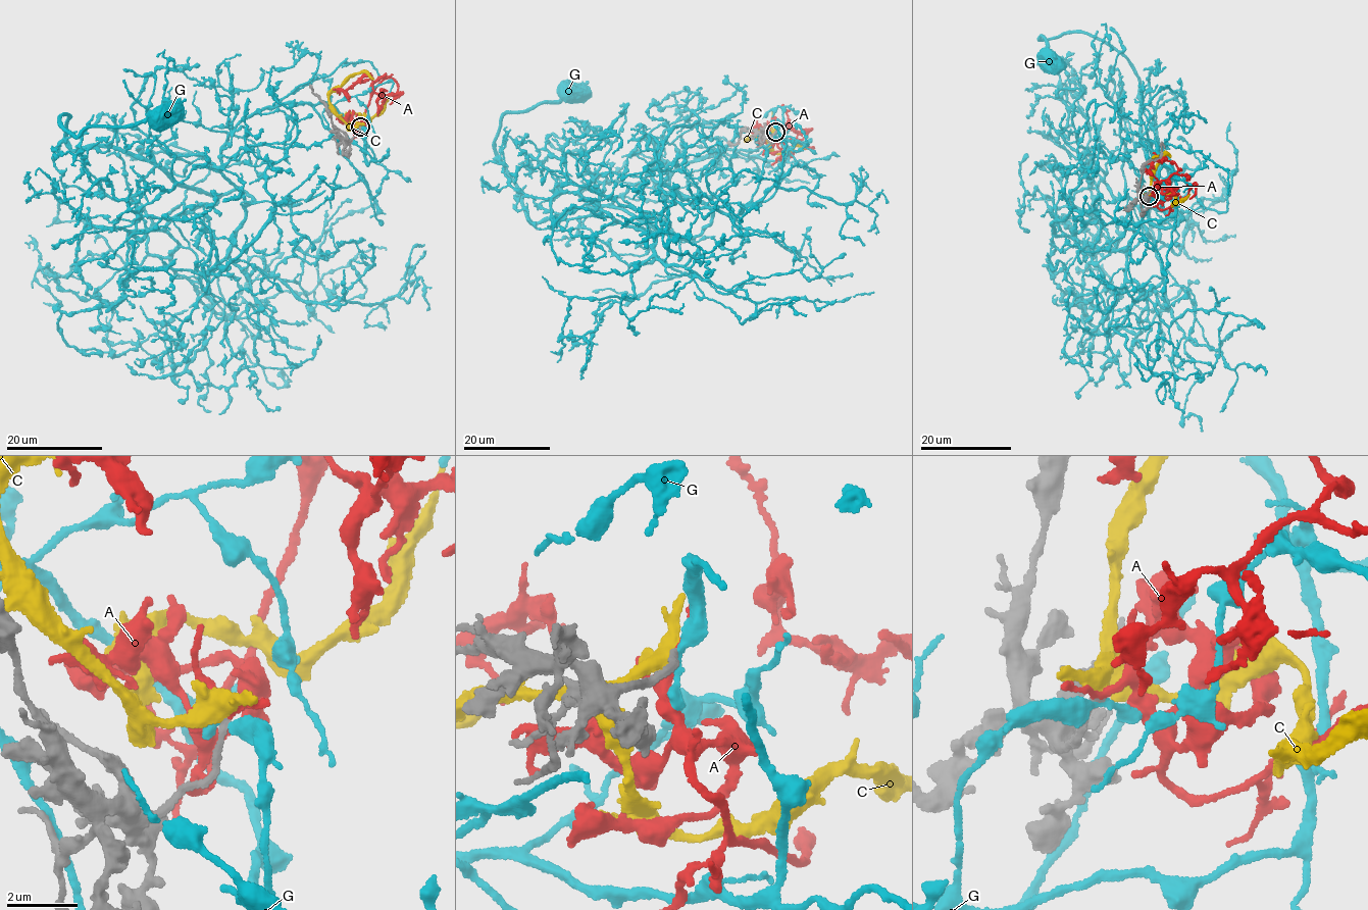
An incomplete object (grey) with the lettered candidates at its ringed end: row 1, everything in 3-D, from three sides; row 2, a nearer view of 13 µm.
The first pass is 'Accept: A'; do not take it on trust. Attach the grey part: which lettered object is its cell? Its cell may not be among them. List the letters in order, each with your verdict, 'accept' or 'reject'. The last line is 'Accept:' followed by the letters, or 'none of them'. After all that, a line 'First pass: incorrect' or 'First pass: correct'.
A: accept
C: reject
G: reject
Accept: A
First pass: correct

